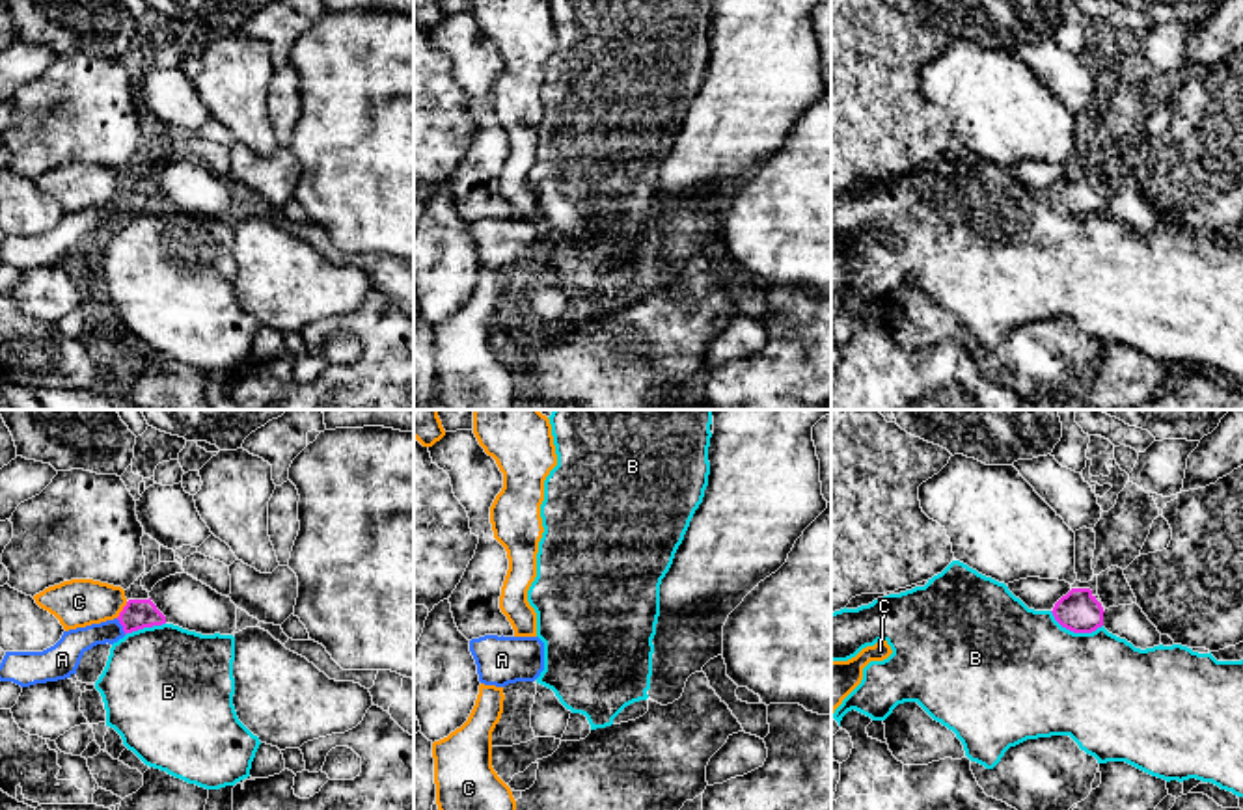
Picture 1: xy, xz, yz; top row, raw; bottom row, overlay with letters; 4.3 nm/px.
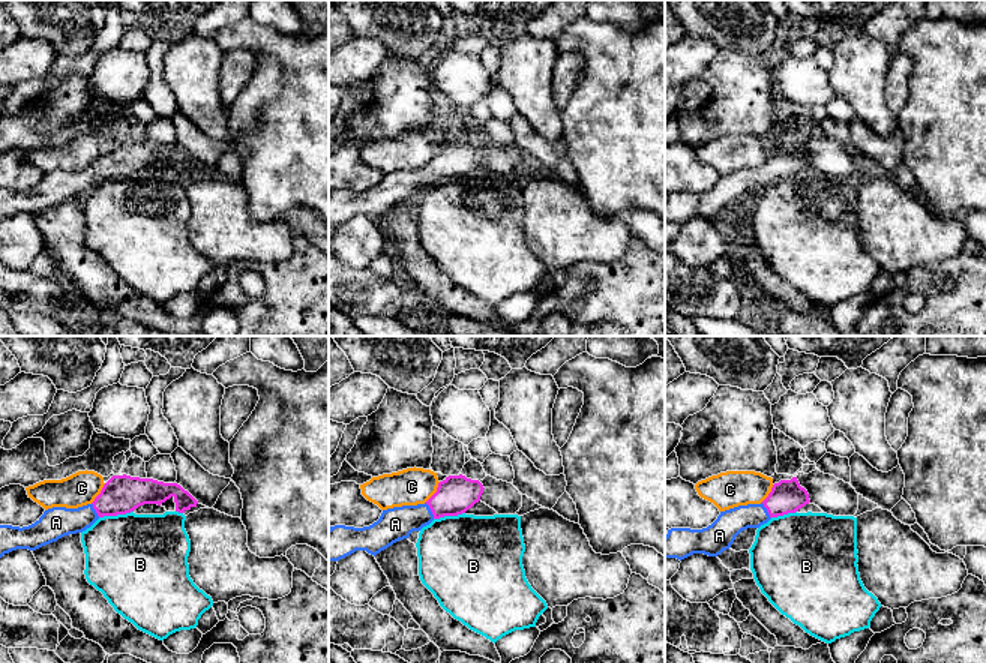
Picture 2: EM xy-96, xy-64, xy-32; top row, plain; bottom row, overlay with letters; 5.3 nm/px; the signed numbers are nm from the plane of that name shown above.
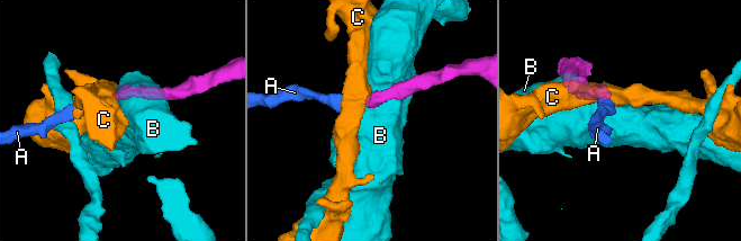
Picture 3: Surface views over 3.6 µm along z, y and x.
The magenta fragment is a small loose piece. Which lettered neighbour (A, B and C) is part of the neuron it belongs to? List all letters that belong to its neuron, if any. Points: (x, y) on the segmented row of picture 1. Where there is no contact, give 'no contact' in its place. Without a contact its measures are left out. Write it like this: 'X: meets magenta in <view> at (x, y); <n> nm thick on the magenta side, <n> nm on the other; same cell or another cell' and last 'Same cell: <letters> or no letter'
A: meets magenta in xy at (122, 624); 130 nm thick on the magenta side, 120 nm on the other; same cell
B: meets magenta in yz at (1076, 632); 180 nm thick on the magenta side, 480 nm on the other; another cell
C: meets magenta in xy at (123, 609); 130 nm thick on the magenta side, 200 nm on the other; another cell
Same cell: A

